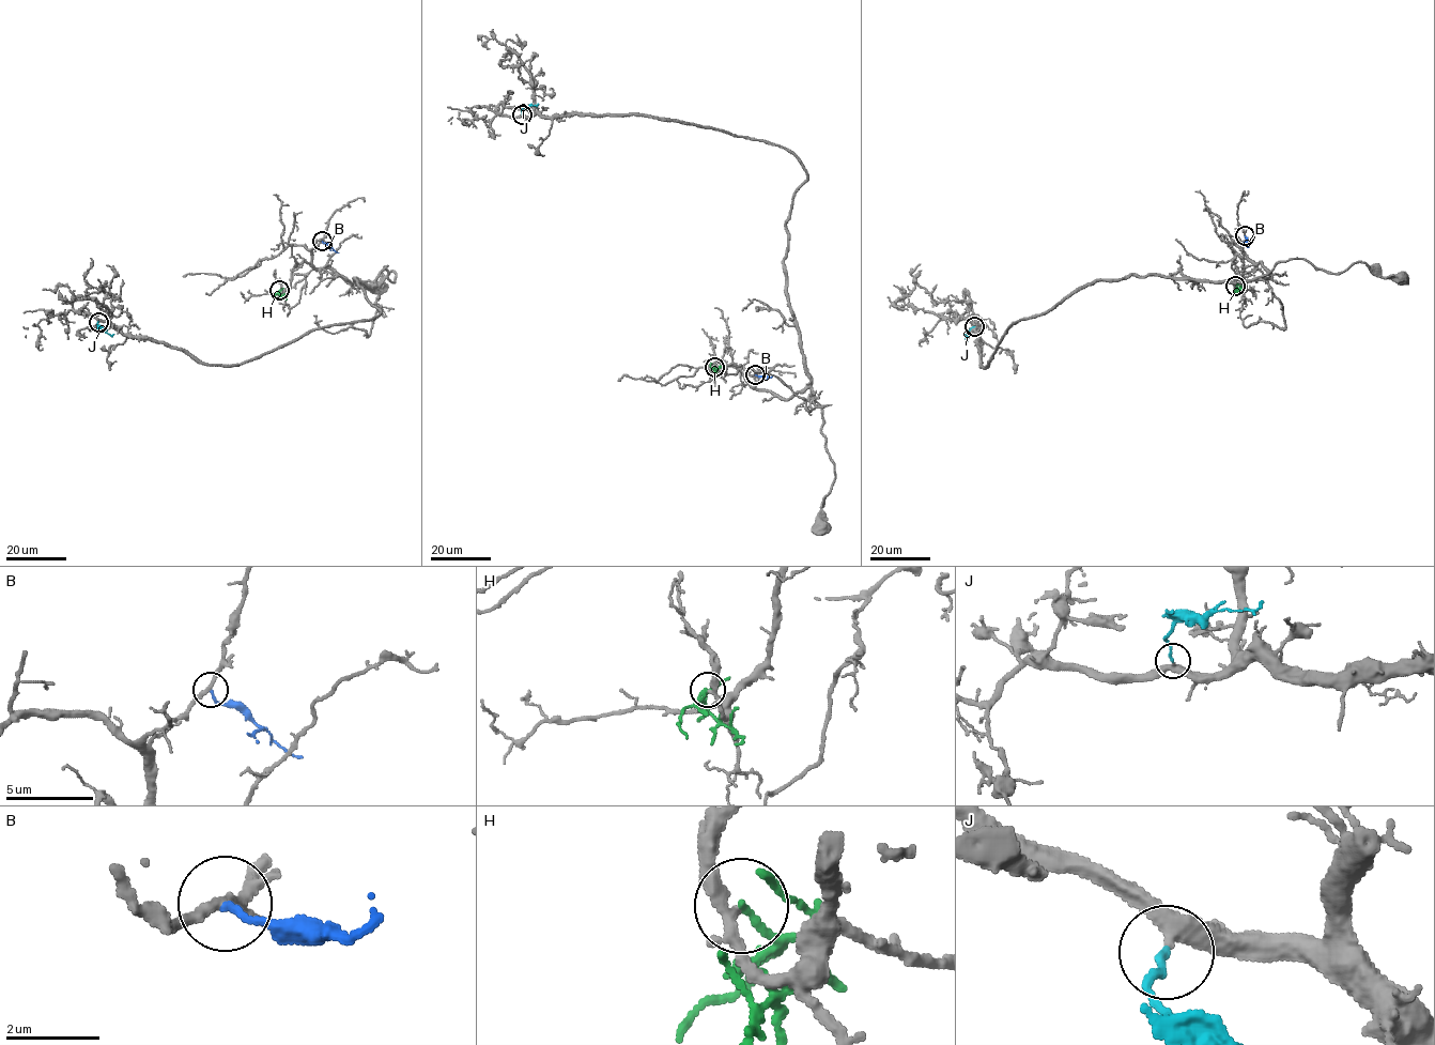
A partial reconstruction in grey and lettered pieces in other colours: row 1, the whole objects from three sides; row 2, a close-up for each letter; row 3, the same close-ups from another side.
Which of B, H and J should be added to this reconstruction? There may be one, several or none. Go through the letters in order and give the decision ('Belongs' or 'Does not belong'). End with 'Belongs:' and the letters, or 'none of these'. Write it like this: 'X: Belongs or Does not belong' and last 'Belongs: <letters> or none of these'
B: Does not belong
H: Does not belong
J: Belongs
Belongs: J

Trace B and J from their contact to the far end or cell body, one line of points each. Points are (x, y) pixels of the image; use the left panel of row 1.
B: (322, 241), (338, 252)
J: (98, 321), (99, 326), (113, 334)

